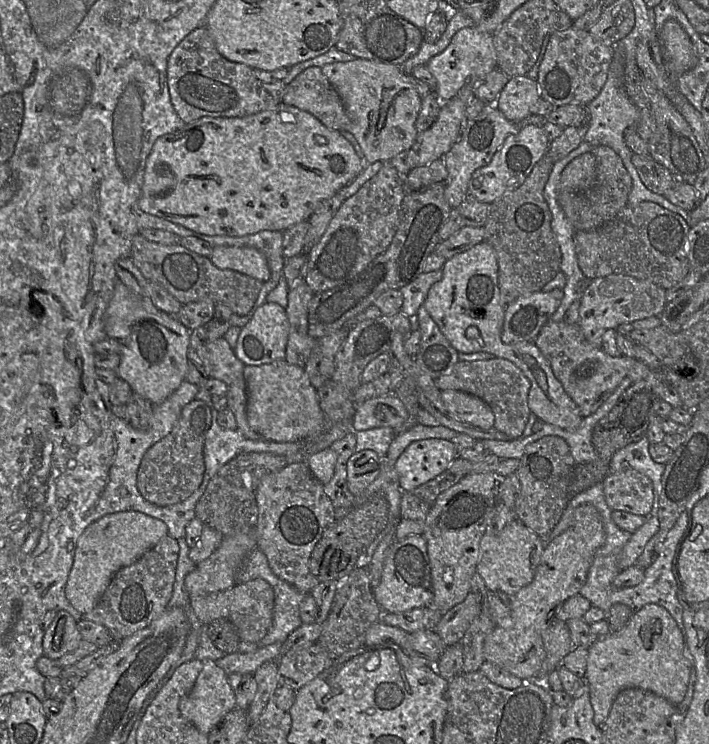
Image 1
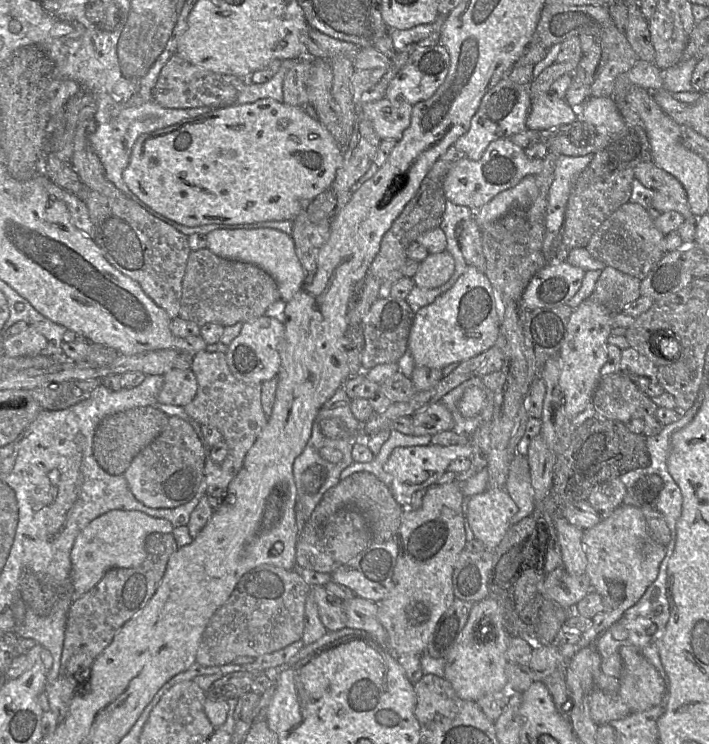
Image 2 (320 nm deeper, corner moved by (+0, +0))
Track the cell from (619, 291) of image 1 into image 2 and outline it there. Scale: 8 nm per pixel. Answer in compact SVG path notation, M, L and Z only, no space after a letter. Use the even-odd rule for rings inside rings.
M588 298L573 309L570 316L558 354L561 361L559 384L565 396L565 413L569 420L586 409L602 378L600 371L607 362L608 337L613 329L613 314Z

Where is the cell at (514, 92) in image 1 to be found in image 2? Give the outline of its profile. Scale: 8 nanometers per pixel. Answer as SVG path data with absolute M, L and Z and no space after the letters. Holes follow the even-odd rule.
M547 92L532 97L526 125L528 129L547 131L572 123L578 117L578 109L570 106L565 99L553 97Z

